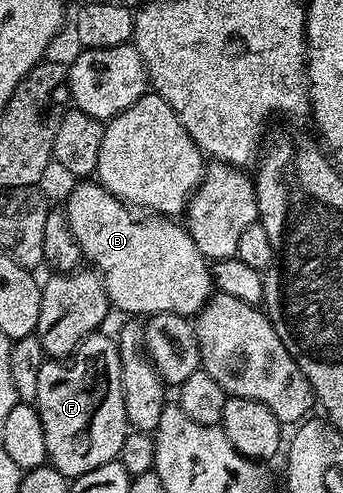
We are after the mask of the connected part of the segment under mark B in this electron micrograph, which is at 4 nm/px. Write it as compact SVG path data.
M79 183L67 197L65 212L67 222L84 258L93 266L94 272L103 279L107 300L115 305L123 315L154 315L156 313L176 313L188 319L206 305L213 295L211 283L211 265L206 257L197 251L197 243L187 234L178 220L168 219L162 215L136 215L122 201L113 196L98 183Z

